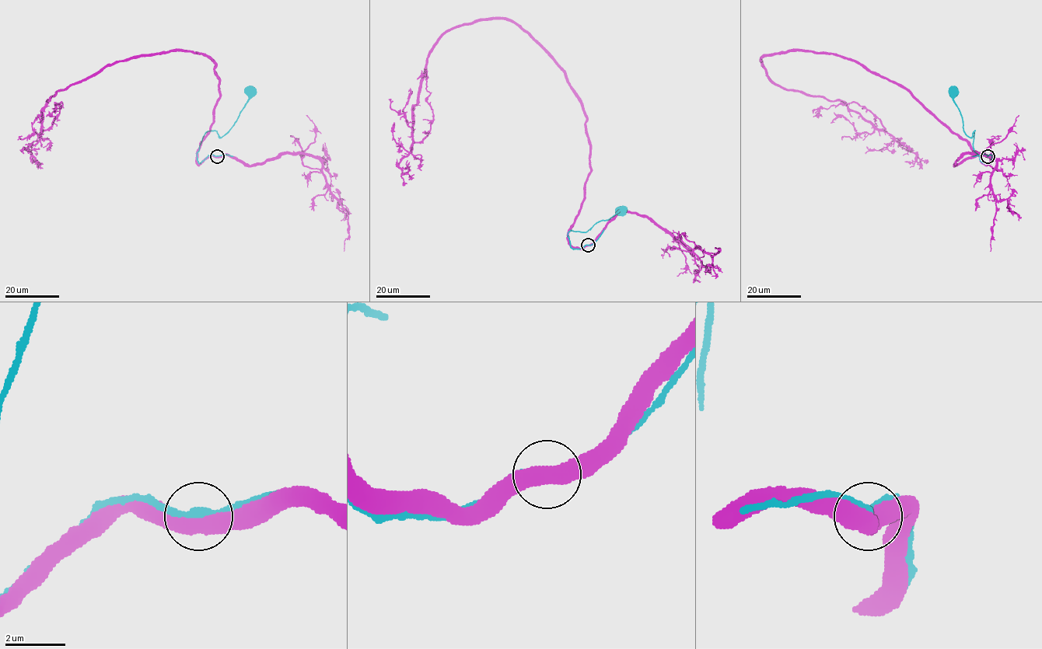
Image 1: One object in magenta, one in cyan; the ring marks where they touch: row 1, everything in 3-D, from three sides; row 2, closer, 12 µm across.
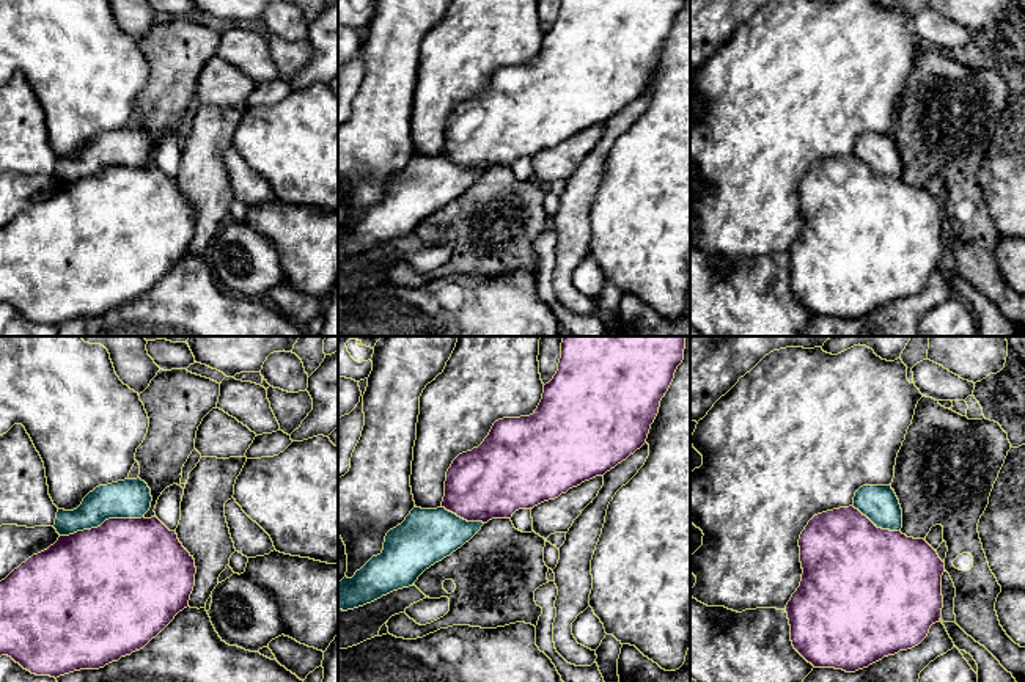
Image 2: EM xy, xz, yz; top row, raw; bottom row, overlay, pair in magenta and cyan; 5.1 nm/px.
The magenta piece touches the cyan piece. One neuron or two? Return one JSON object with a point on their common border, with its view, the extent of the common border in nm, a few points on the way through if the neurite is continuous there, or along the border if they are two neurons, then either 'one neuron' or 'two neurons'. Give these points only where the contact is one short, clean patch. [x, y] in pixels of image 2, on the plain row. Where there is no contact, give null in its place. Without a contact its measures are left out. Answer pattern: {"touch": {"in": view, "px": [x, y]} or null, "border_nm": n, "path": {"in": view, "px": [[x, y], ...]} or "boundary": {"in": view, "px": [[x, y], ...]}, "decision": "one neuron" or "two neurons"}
{"touch": {"in": "xy", "px": [102, 172]}, "border_nm": 440, "decision": "one neuron"}

